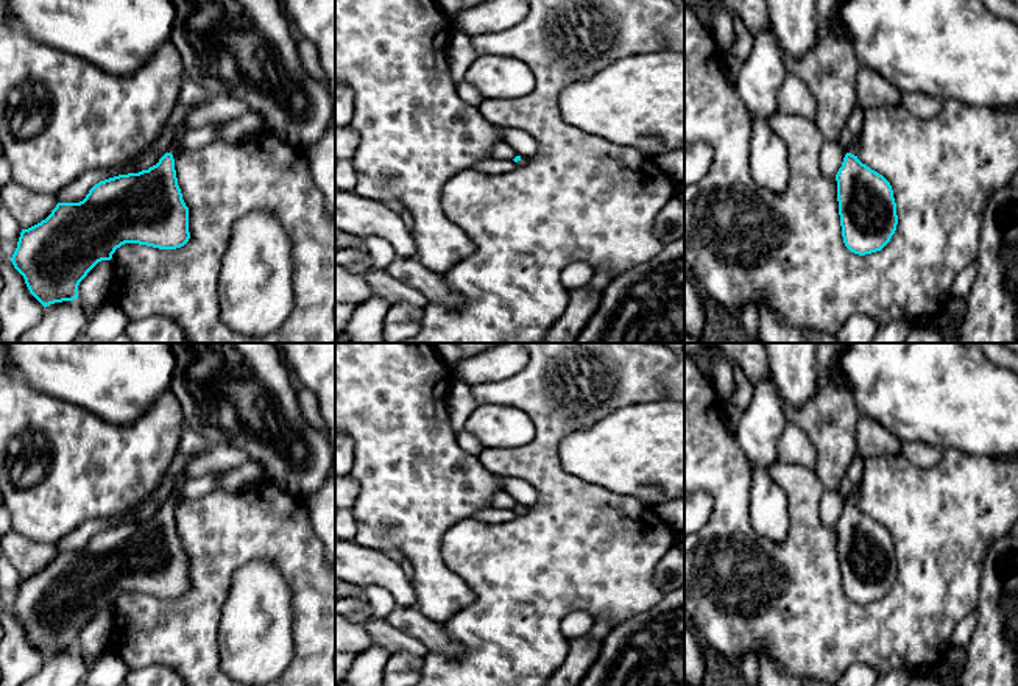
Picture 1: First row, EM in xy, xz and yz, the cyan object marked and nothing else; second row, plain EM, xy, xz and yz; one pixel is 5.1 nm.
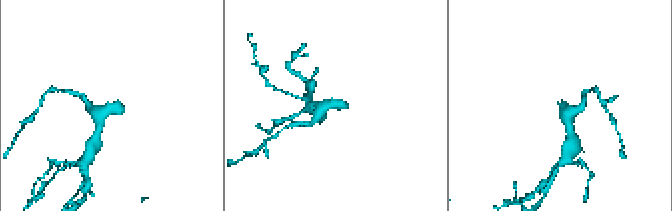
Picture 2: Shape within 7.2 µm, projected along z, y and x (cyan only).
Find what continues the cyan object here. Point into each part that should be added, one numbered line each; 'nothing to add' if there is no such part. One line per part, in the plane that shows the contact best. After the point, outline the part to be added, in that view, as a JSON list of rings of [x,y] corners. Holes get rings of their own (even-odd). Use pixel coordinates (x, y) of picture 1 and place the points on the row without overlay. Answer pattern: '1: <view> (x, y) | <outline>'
1: xy (183, 479) | [[[186,476],[178,477],[178,479],[176,479],[176,483],[175,483],[175,488],[173,488],[170,497],[167,499],[167,502],[171,502],[171,504],[173,504],[173,508],[175,508],[175,510],[176,510],[176,507],[178,507],[178,504],[179,504],[179,502],[178,502],[178,497],[176,497],[176,491],[178,491],[178,488],[182,486],[187,480],[190,480],[190,477],[186,477]]]

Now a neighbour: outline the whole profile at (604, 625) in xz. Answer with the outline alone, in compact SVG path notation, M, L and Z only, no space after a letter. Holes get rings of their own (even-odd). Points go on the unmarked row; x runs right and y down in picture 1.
M608 617L596 619L592 630L586 635L589 639L602 641L611 630L613 622Z

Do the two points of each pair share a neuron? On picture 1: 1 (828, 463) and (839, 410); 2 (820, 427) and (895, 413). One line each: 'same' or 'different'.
1: same
2: different

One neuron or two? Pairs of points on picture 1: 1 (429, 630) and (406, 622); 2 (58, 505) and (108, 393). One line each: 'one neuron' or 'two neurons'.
1: one neuron
2: two neurons

